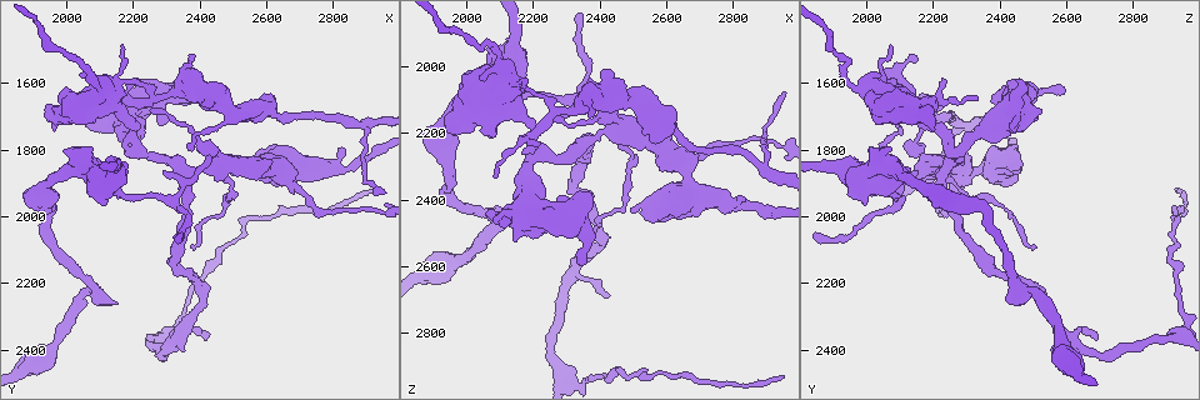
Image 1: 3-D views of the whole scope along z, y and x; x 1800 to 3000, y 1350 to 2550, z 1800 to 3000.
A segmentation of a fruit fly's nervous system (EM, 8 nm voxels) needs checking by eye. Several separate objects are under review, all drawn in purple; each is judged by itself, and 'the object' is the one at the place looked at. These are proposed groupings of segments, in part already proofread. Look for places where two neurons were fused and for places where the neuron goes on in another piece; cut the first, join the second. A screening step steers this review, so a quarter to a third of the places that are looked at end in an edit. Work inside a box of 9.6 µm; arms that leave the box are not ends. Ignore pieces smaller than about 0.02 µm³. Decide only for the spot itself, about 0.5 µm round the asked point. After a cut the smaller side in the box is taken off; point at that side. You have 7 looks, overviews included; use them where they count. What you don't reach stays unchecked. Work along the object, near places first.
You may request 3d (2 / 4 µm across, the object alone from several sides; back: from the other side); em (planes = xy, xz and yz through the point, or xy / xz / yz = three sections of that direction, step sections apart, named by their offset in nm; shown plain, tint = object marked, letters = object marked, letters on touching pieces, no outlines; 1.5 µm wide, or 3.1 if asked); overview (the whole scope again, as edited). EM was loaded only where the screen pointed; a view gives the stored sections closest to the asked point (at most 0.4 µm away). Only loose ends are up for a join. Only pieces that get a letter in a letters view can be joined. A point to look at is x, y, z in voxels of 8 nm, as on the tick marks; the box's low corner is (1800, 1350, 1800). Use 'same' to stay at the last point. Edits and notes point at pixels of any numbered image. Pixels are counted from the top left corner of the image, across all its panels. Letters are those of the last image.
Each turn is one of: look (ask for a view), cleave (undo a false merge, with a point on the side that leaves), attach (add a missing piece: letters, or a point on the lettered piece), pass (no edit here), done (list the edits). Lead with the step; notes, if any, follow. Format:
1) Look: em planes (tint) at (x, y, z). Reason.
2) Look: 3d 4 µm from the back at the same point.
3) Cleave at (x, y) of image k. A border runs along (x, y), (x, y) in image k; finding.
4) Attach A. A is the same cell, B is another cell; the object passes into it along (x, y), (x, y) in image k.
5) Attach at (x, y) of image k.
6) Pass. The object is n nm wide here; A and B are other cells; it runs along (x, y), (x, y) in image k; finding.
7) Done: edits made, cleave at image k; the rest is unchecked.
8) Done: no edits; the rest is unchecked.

Look: 3d 2 µm from the back at (2270, 1650, 2150). Thin arm on a thick one.

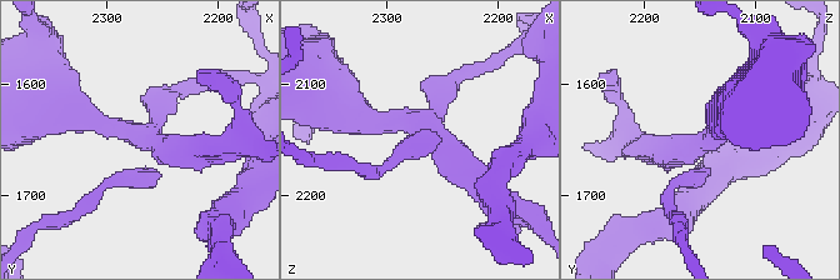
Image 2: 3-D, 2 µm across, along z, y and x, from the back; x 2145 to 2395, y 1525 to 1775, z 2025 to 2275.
Look: em planes (letters) at (2262, 1648, 2138).

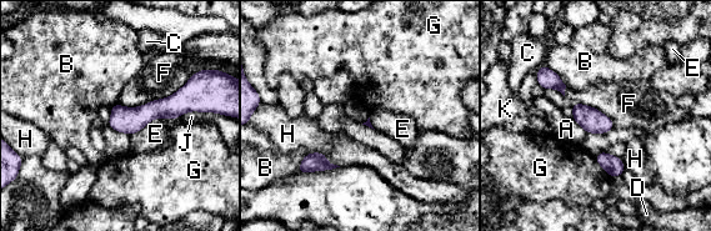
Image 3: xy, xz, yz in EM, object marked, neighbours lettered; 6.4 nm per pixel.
Pass. The object is 160 nm wide here; the longest contact is with F, 500 nm; A, B, C, D, E, F, G, H, J and K are other cells; one neuron here.

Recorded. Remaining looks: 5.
Look: 3d 2 µm at (2150, 2250, 2440). Free end.

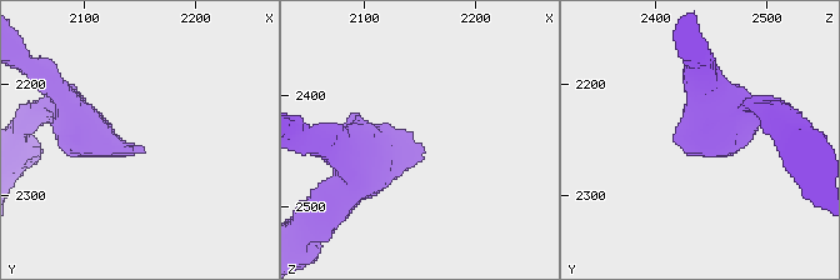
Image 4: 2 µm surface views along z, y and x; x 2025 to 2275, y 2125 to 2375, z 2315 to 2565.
Look: em planes (letters) at (2152, 2254, 2444).

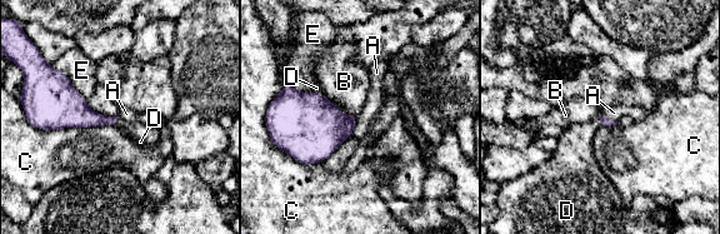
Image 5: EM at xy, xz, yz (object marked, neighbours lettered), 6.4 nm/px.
Attach D. D is the same cell, A, B, C and E are other cells; the object passes into it along (79, 115), (116, 119), (136, 130) in image 5; it goes on there.

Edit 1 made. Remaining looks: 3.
Look: overview. Redraw.

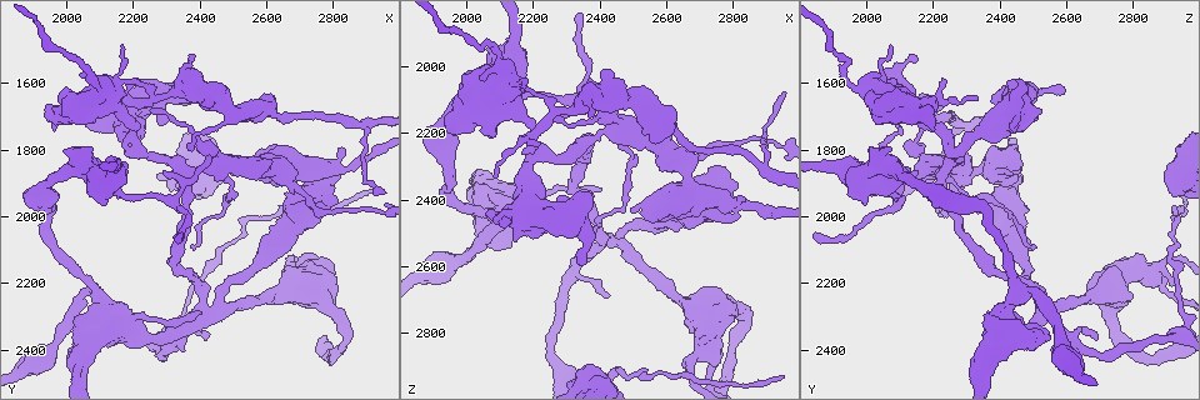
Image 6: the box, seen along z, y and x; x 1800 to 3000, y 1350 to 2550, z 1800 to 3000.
Look: em xy step 4 (letters) at (2380, 2100, 2500). End of a long branch.

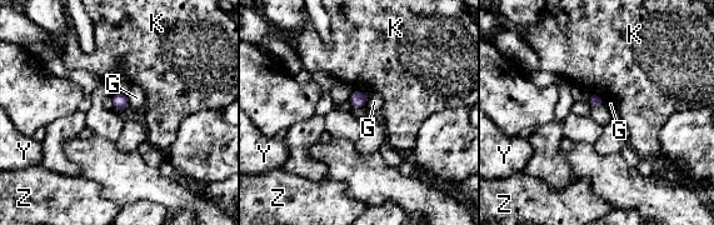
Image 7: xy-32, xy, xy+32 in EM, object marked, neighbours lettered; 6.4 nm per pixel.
Pass. G, K, Y and Z are other cells; a border runs along (604, 104), (593, 108) in image 7; none of them fits.

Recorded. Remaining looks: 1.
Done: edits made, attach at image 5; the rest is unchecked.

